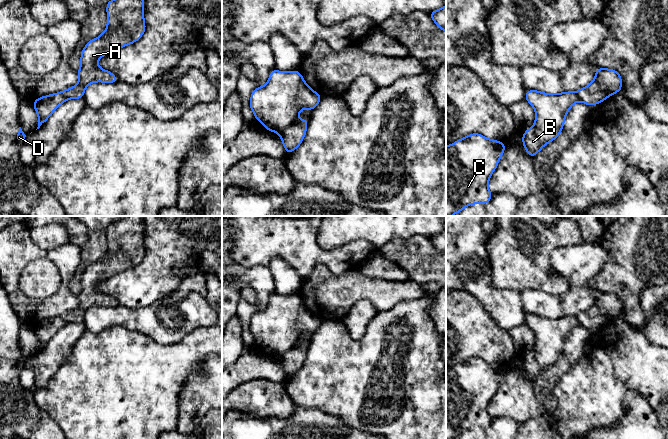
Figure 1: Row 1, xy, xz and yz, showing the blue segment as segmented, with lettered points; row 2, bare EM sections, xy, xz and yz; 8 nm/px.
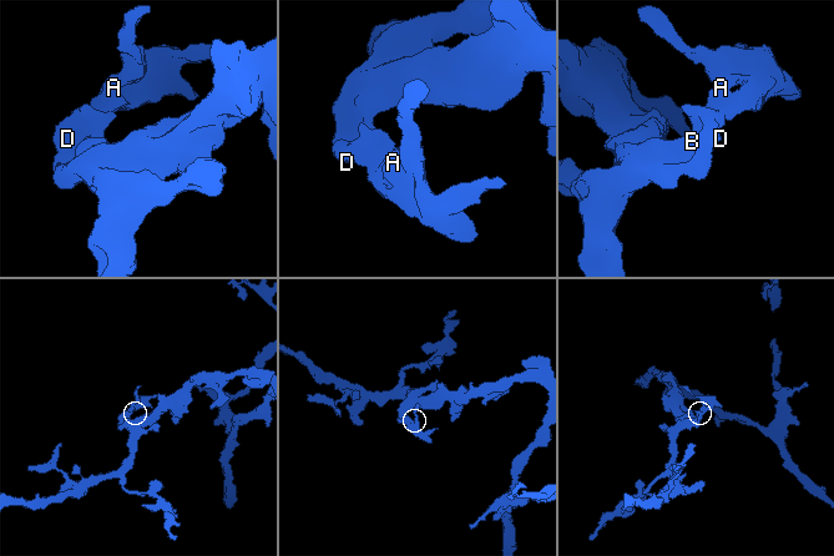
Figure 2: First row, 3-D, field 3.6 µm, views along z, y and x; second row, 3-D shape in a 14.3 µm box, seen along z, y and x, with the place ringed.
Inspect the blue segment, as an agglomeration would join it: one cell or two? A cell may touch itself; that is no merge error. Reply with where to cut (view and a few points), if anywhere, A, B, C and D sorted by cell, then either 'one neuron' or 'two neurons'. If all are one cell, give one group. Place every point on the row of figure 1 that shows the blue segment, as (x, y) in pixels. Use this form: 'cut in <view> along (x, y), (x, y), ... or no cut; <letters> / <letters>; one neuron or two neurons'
cut in xz along (295, 119), (278, 132); A / B C D; two neurons

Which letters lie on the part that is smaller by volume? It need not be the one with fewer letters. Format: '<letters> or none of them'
A

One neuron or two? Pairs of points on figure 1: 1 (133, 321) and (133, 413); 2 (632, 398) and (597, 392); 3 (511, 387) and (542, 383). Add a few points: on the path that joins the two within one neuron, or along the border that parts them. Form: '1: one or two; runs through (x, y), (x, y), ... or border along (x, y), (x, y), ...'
1: two; border along (110, 326), (122, 325), (143, 333), (154, 341)
2: two; border along (629, 389), (623, 400), (625, 414), (619, 420)
3: two; border along (532, 382), (533, 393), (536, 399), (543, 405)

